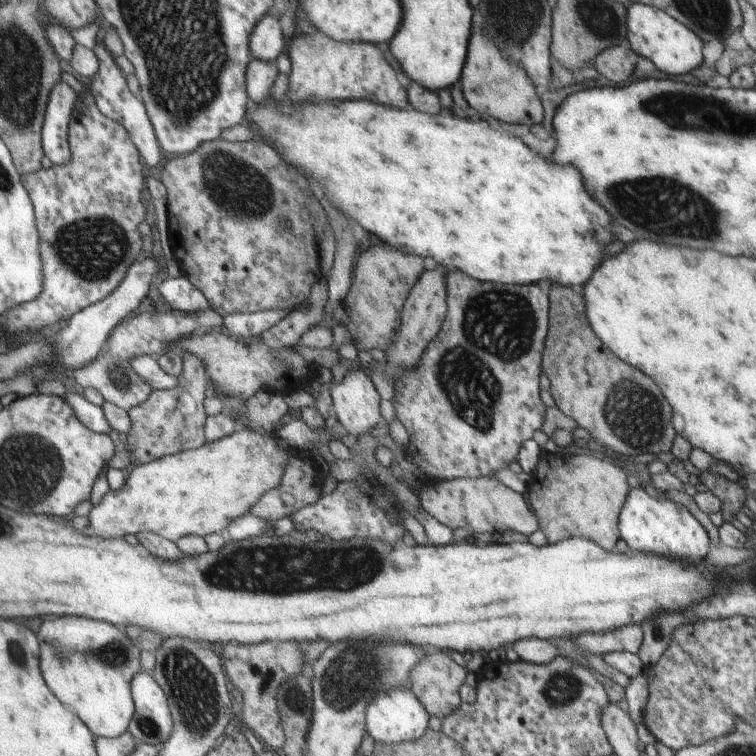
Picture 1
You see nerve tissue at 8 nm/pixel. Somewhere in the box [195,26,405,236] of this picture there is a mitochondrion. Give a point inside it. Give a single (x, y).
(240, 189)

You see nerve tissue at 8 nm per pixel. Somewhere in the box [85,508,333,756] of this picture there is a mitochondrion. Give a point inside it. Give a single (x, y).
(196, 693)

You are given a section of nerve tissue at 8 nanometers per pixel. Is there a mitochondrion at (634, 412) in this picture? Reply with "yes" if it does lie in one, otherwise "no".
yes

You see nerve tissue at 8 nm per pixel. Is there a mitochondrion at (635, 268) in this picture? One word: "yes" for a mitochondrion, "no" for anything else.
no

